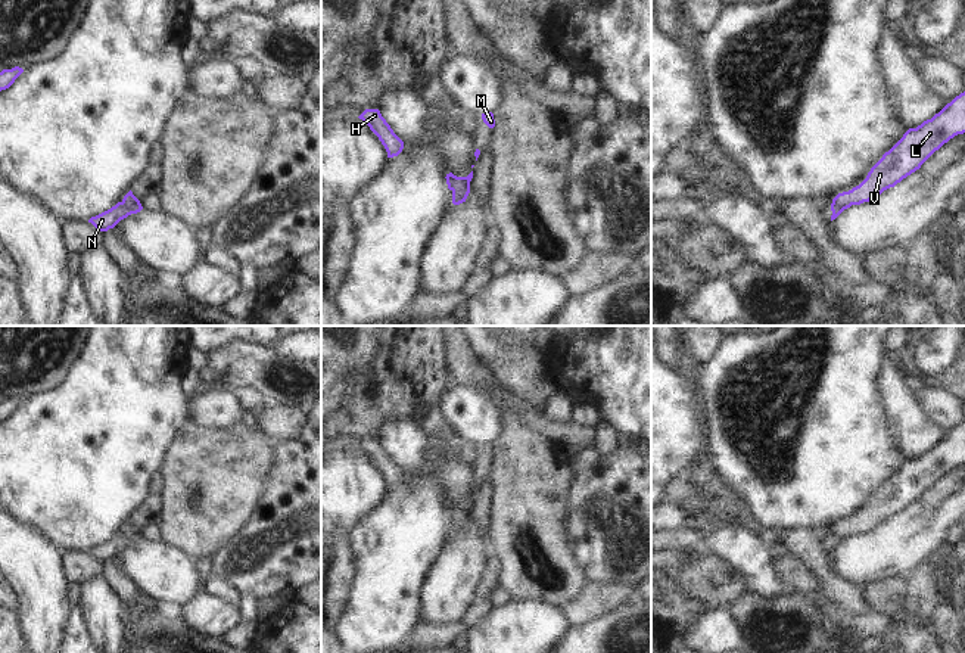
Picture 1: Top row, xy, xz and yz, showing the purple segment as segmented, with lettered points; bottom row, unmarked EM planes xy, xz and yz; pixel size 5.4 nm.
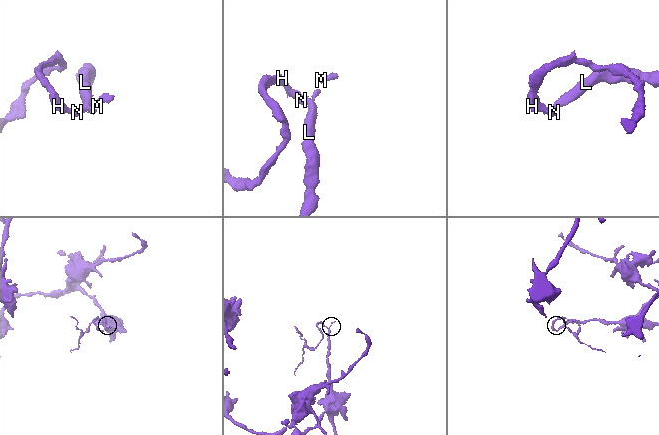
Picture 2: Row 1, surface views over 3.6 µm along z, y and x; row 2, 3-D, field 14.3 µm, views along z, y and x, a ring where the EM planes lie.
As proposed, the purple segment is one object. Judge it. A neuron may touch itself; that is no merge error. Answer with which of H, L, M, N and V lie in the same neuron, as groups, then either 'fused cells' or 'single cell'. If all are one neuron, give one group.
H M N / L V | fused cells

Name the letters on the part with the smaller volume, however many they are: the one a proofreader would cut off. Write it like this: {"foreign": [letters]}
{"foreign": ["H", "M", "N"]}

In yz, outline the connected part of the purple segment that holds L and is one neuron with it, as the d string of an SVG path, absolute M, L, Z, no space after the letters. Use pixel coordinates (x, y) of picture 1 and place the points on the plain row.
M965 422L956 426L931 450L909 458L903 467L882 485L866 509L849 522L838 523L832 532L844 537L860 535L894 517L944 473L965 463Z

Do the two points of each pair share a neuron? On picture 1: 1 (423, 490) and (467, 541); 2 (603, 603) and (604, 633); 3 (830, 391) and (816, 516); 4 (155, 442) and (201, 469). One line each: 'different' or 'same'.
1: different
2: different
3: same
4: different

